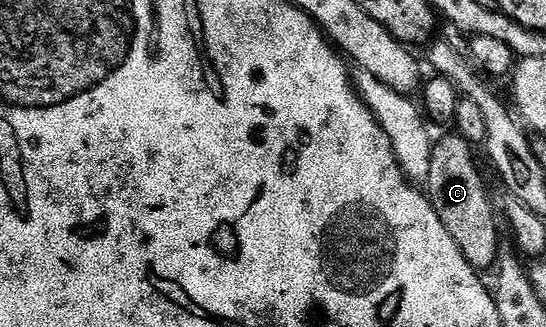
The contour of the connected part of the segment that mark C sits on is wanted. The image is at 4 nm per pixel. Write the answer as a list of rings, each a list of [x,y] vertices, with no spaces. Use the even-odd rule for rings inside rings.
[[[451,131],[448,137],[443,137],[431,146],[431,163],[429,175],[425,182],[425,192],[431,198],[433,207],[445,223],[445,231],[453,235],[453,243],[461,247],[461,255],[477,271],[483,269],[494,270],[499,260],[499,225],[495,222],[497,205],[491,202],[491,193],[483,182],[483,173],[475,162],[476,150],[459,136],[458,132]]]

